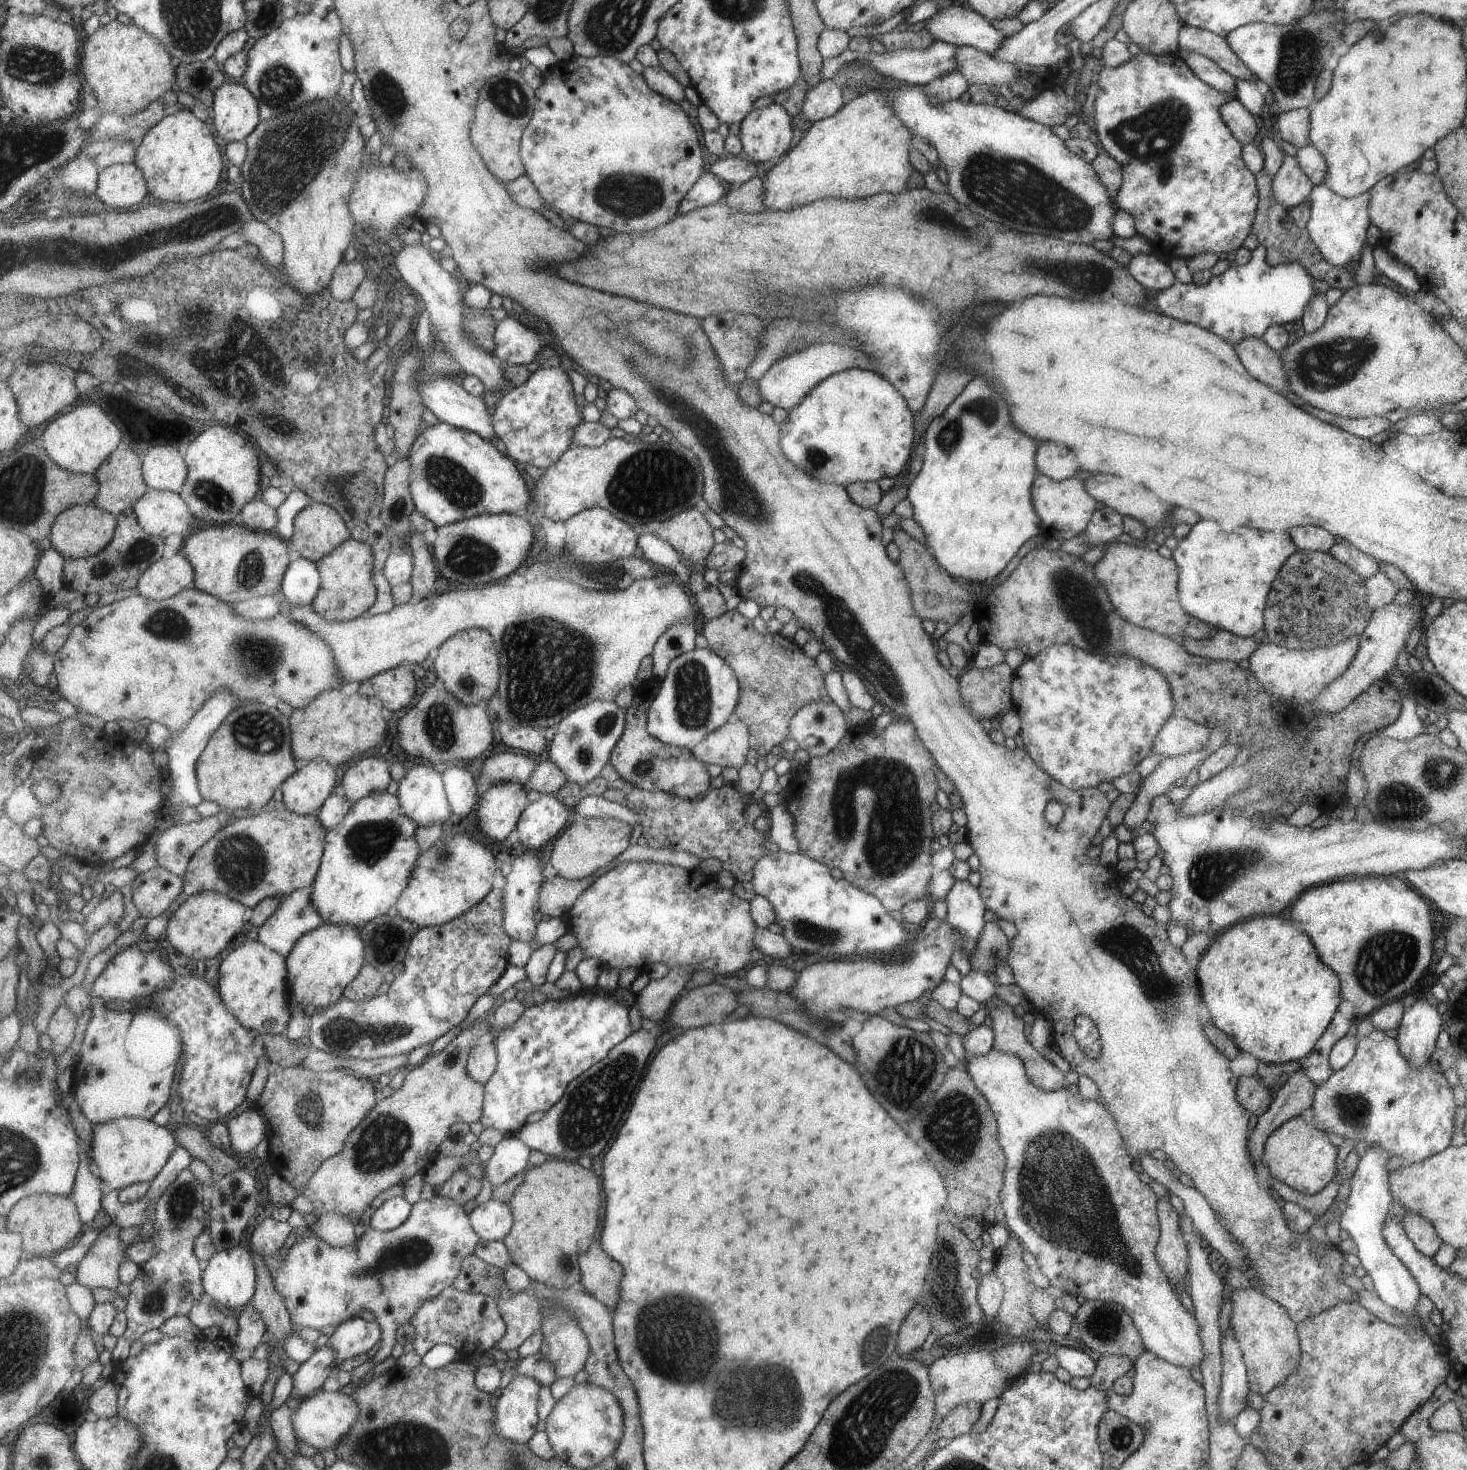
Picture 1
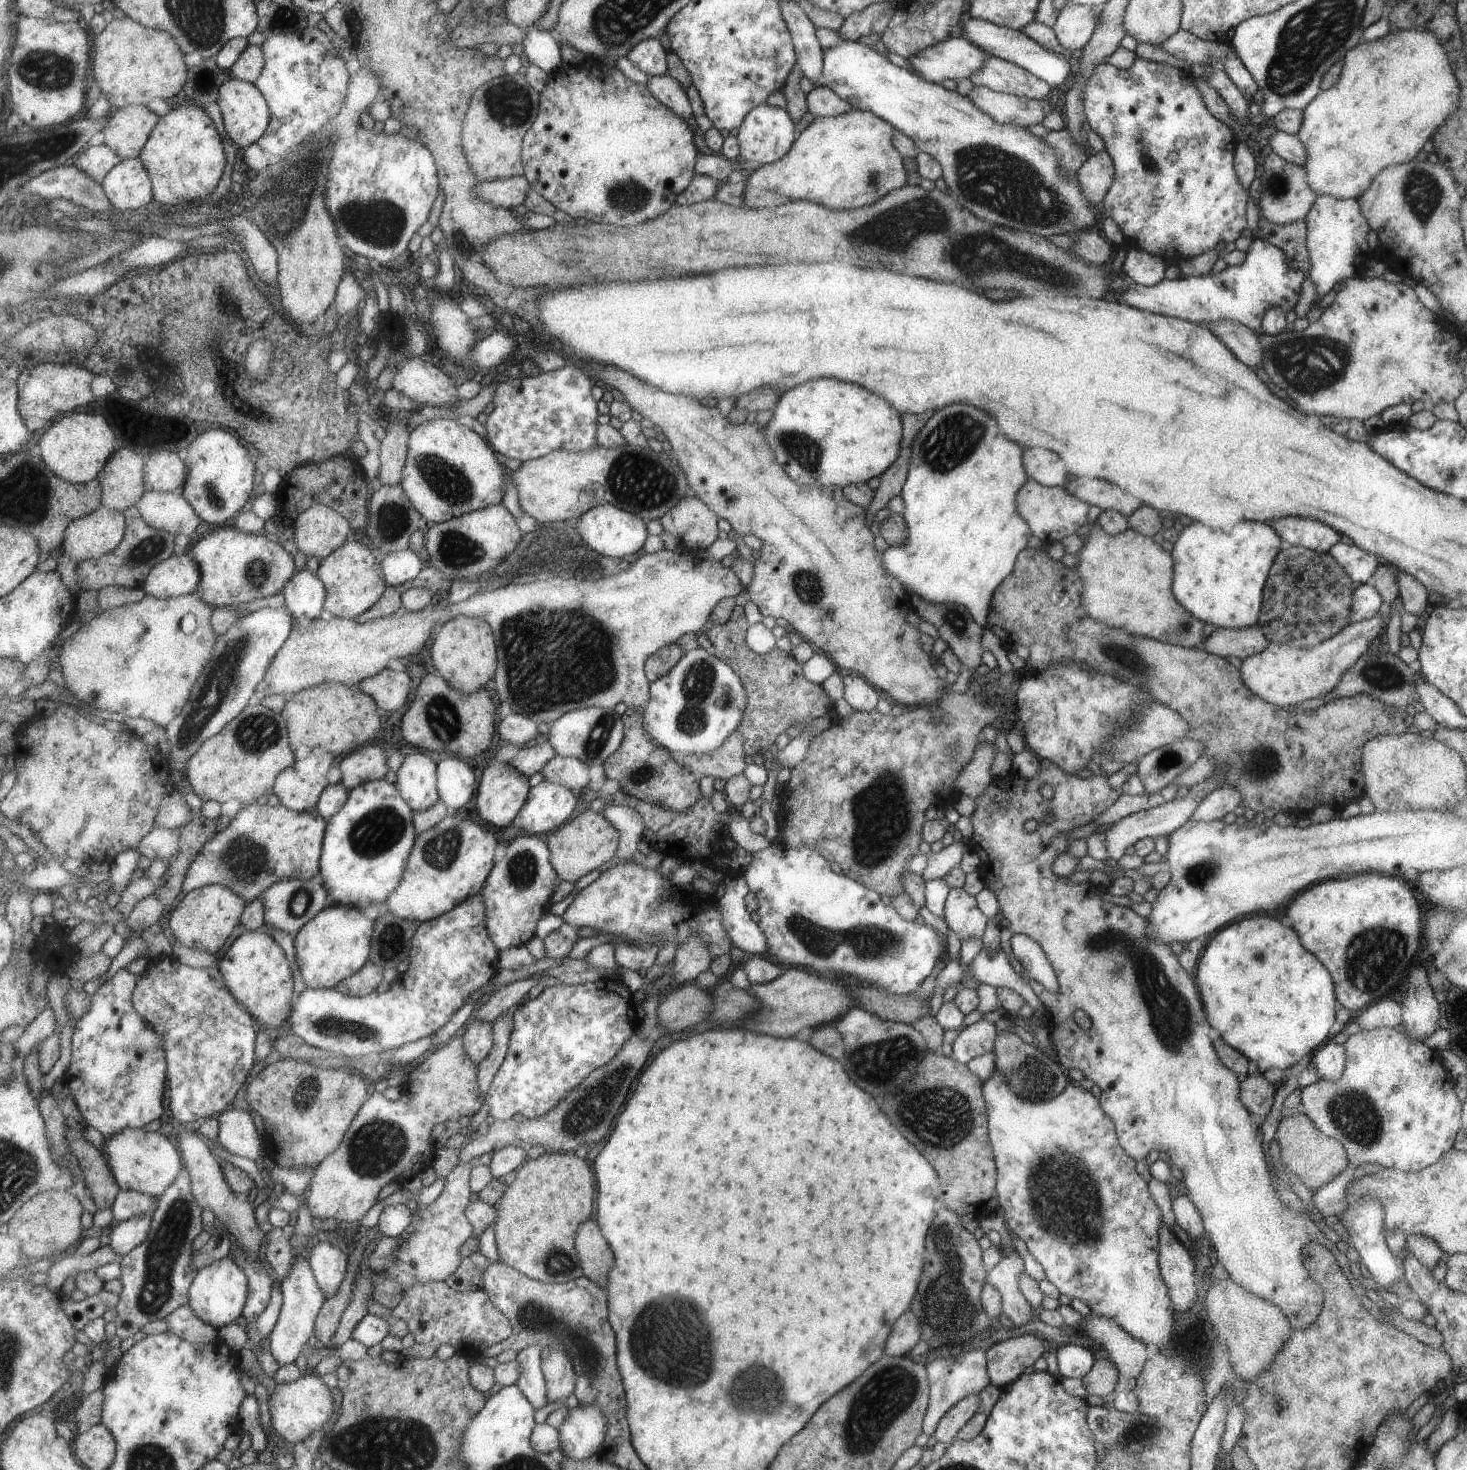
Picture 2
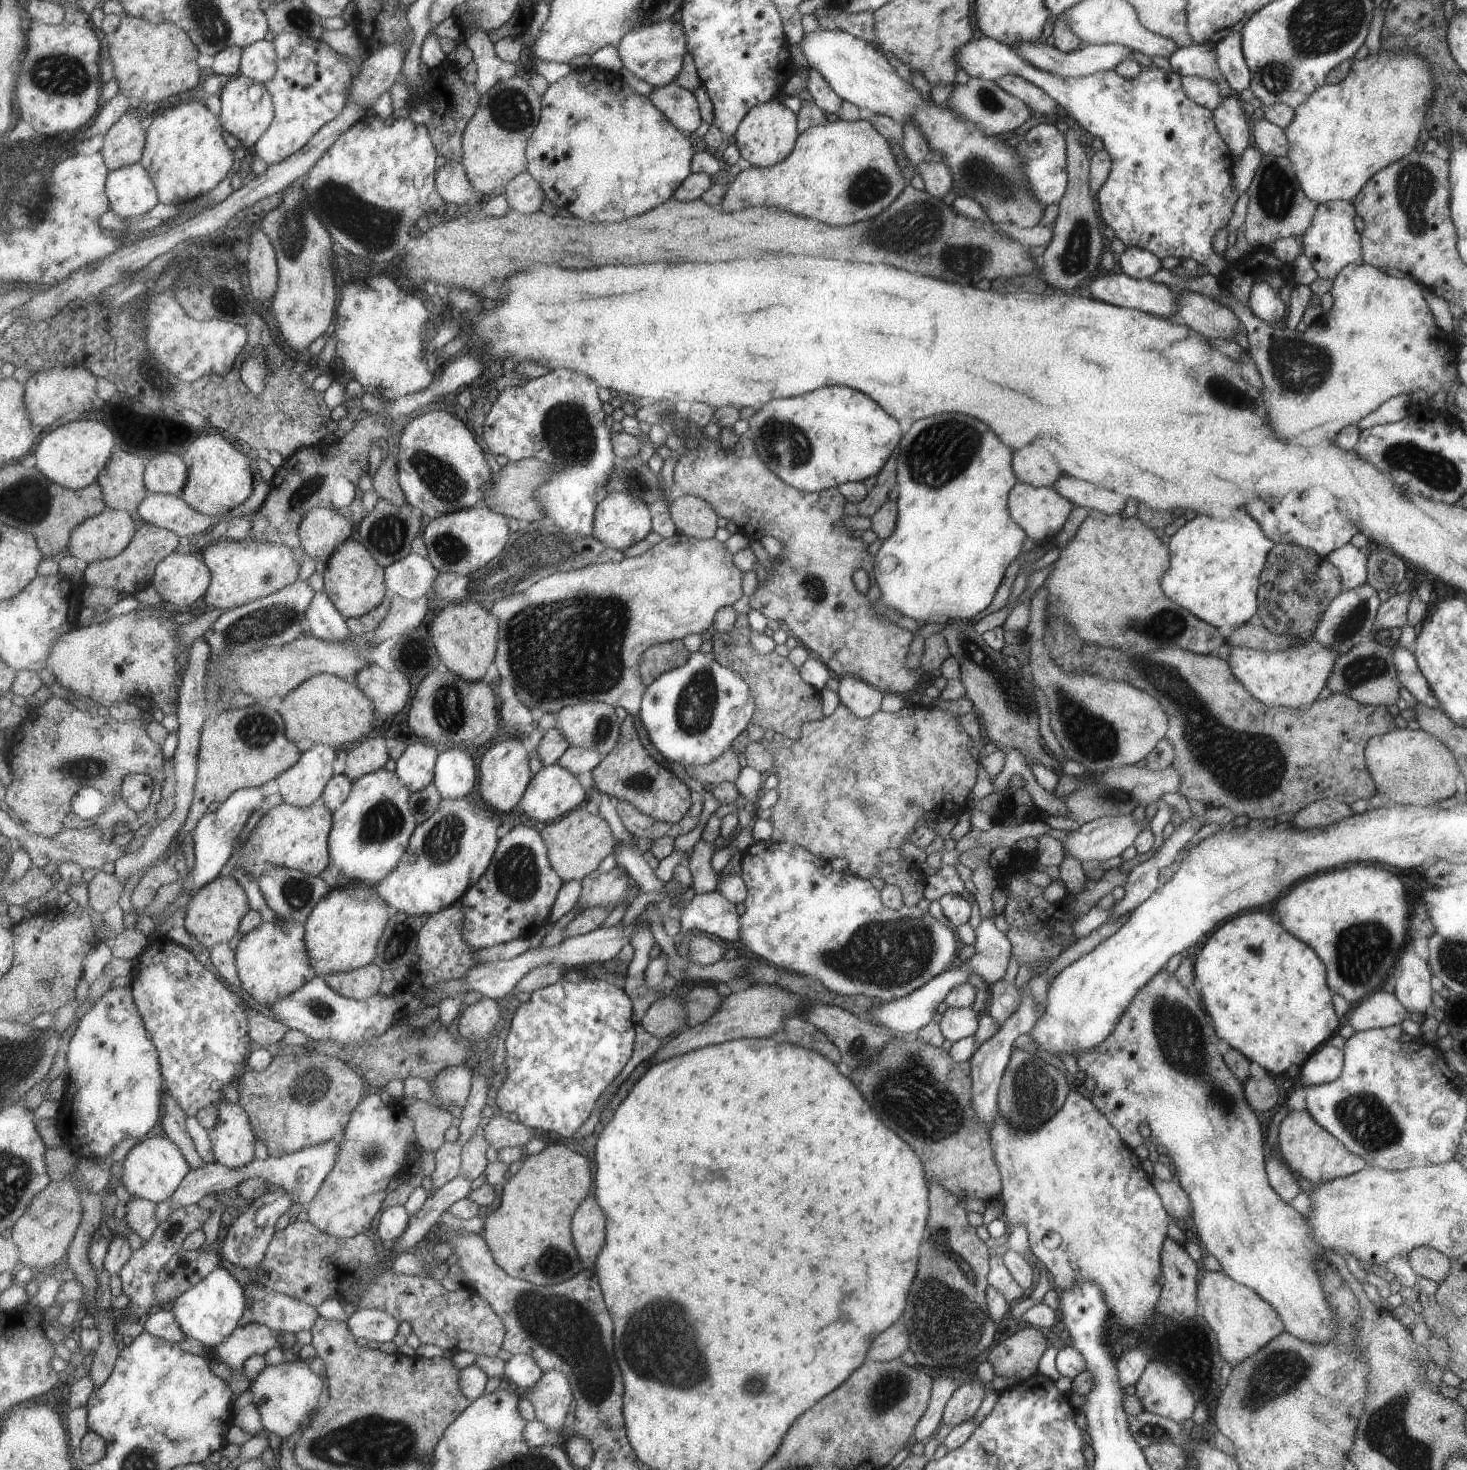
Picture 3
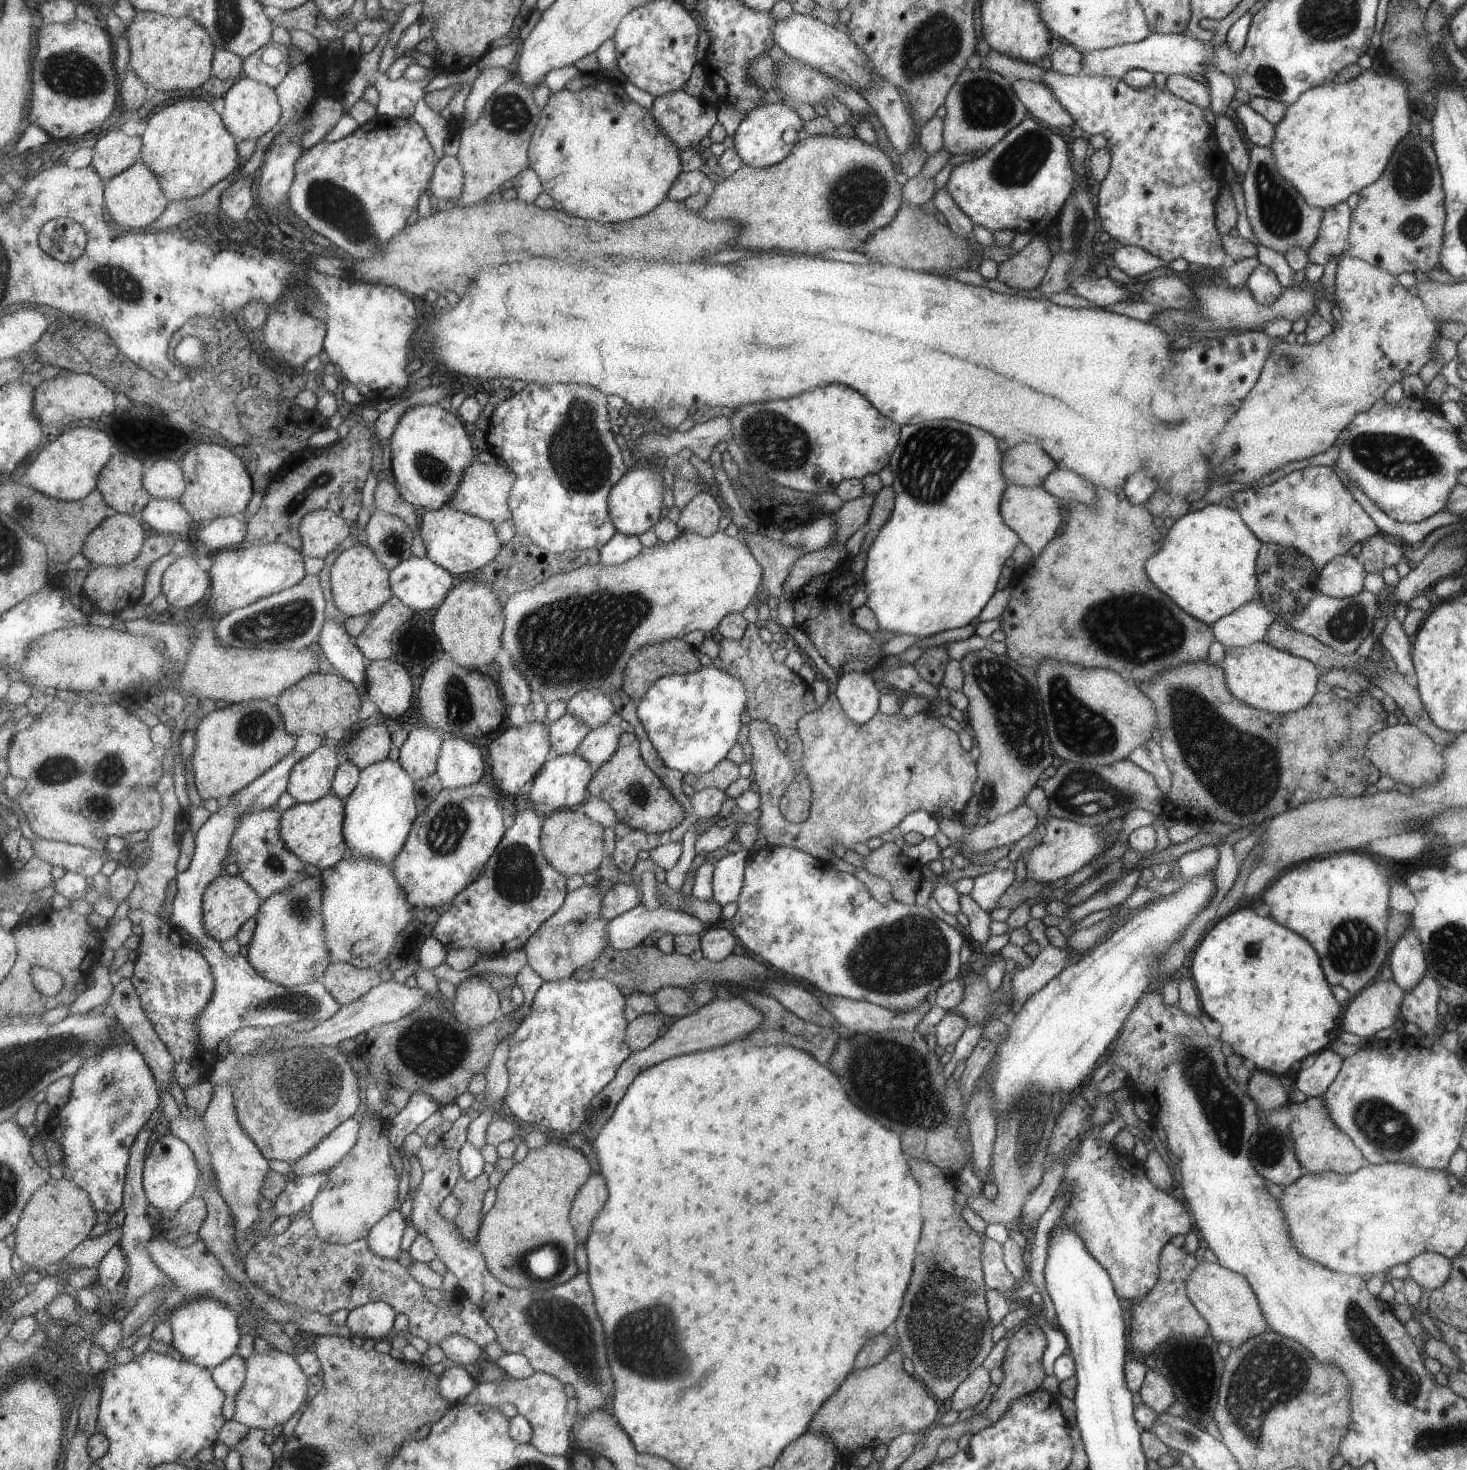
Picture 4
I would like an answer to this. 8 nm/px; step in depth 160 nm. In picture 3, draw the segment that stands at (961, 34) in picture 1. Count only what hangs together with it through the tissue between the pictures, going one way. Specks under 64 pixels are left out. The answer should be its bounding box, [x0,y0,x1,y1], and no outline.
[1010,42,1133,78]

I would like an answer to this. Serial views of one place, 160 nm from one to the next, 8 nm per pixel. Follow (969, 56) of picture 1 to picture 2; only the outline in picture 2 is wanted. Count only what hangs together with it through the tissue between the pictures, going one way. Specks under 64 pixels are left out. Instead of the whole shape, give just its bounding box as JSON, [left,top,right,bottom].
[968,57,1052,100]

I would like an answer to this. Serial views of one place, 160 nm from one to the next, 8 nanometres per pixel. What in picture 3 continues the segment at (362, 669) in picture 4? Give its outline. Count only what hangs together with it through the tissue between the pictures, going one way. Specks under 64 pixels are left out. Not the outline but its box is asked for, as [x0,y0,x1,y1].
[308,592,351,641]

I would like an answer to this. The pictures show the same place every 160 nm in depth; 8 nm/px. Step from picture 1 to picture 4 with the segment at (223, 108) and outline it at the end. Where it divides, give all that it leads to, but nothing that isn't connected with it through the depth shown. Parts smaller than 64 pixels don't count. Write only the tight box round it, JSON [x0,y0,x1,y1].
[222,78,284,141]

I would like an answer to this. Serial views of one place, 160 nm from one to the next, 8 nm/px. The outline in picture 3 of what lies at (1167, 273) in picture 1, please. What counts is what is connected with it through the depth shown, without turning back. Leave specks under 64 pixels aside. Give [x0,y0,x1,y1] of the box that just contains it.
[1119,247,1161,279]

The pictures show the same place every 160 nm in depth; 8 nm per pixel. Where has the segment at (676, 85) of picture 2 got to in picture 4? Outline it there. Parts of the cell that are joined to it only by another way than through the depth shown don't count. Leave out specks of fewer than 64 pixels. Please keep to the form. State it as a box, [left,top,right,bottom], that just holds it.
[651,88,718,150]

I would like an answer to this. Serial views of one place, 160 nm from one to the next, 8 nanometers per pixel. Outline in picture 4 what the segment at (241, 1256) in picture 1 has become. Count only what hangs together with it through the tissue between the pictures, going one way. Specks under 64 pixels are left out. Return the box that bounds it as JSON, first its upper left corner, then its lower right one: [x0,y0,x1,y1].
[169,1295,241,1370]

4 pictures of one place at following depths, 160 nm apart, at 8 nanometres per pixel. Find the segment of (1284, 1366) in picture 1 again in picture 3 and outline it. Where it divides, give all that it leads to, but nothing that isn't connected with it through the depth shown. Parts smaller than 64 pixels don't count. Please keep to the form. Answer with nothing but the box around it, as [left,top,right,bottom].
[1197,1272,1284,1367]

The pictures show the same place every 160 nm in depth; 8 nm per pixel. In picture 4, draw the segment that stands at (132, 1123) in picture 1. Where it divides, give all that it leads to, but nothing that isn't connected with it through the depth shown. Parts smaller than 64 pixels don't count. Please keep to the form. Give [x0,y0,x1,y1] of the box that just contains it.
[143,1134,200,1211]

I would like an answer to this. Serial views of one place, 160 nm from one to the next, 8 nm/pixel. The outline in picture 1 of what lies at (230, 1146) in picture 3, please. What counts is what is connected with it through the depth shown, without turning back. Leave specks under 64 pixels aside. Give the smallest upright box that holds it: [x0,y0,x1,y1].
[227,1107,268,1156]

